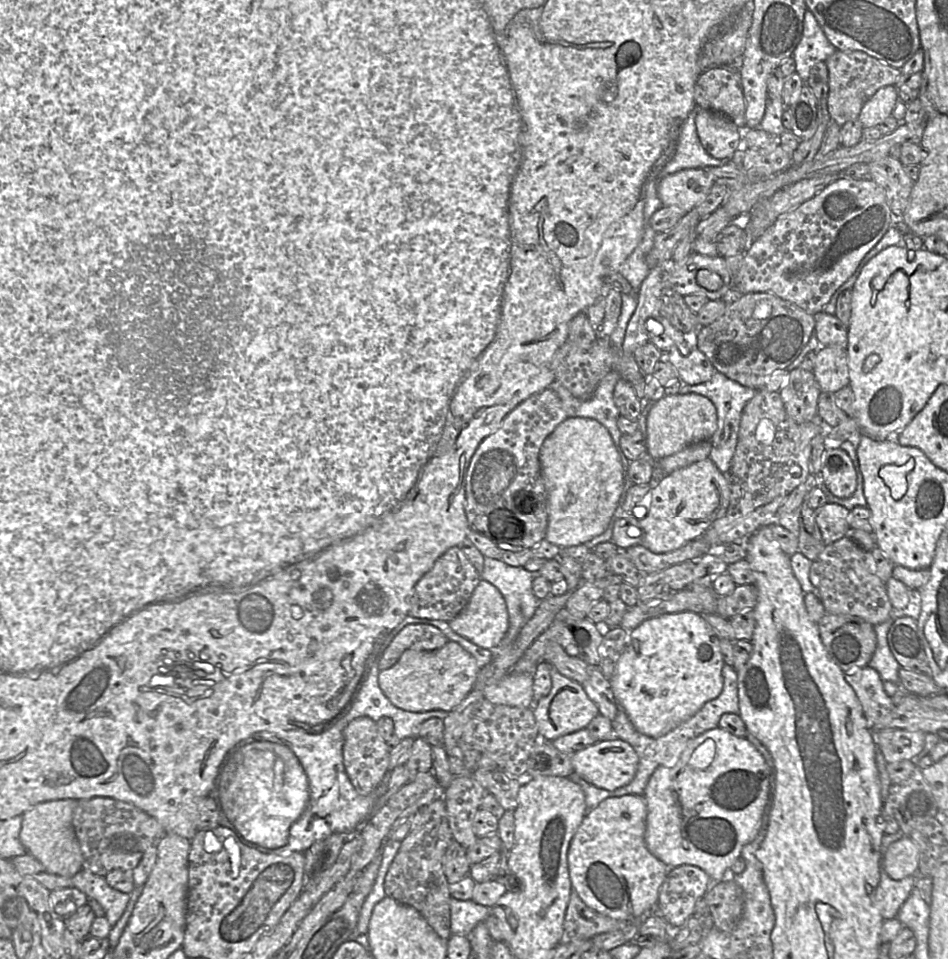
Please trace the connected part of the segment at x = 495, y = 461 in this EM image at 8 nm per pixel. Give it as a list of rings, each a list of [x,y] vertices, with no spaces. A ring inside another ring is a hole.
[[[546,388],[516,406],[499,428],[475,450],[466,473],[465,513],[469,529],[489,538],[501,550],[533,548],[545,539],[548,498],[540,469],[539,453],[544,440],[568,418],[557,393]]]

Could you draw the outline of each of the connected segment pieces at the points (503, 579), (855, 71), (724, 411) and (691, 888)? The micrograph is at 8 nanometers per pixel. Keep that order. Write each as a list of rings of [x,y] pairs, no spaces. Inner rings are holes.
[[[485,556],[481,578],[498,588],[505,599],[509,628],[500,646],[510,645],[542,602],[532,590],[533,574],[524,567],[510,566]]]
[[[836,50],[825,61],[829,72],[828,109],[831,119],[841,127],[857,119],[865,103],[882,87],[895,85],[902,71],[862,51]]]
[[[716,370],[709,381],[696,385],[682,384],[678,392],[682,395],[688,393],[703,395],[715,405],[718,416],[718,427],[710,439],[712,449],[709,458],[722,473],[728,473],[731,468],[732,458],[738,441],[742,411],[747,402],[754,397],[757,391],[758,389],[745,387]]]
[[[682,864],[668,868],[658,892],[656,913],[673,928],[683,926],[692,916],[697,899],[703,897],[711,884],[707,873],[695,865]]]

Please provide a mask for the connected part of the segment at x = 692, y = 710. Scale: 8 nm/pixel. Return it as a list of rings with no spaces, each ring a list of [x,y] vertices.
[[[690,611],[669,613],[645,620],[631,632],[631,636],[628,638],[628,646],[625,647],[610,682],[615,699],[622,705],[635,729],[646,736],[658,738],[667,734],[682,722],[690,719],[706,702],[715,699],[721,694],[723,689],[722,669],[724,664],[720,648],[720,638],[702,615]]]

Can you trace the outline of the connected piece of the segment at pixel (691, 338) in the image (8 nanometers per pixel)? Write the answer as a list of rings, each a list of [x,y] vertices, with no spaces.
[[[660,315],[646,321],[646,331],[649,341],[662,353],[667,353],[676,346],[683,356],[687,356],[696,347],[695,334],[684,334]]]

